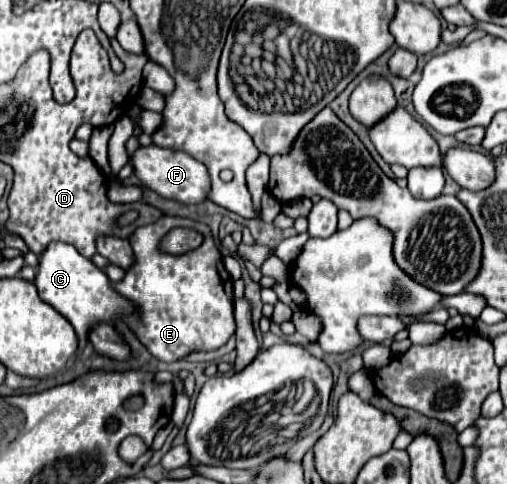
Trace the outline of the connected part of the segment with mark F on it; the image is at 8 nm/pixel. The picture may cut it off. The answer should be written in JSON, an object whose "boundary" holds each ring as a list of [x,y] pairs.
{"boundary":[[[156,144],[140,146],[136,154],[130,158],[130,162],[140,182],[164,198],[172,198],[184,204],[202,204],[204,200],[208,200],[208,188],[210,188],[208,168],[186,152],[160,148]]]}

